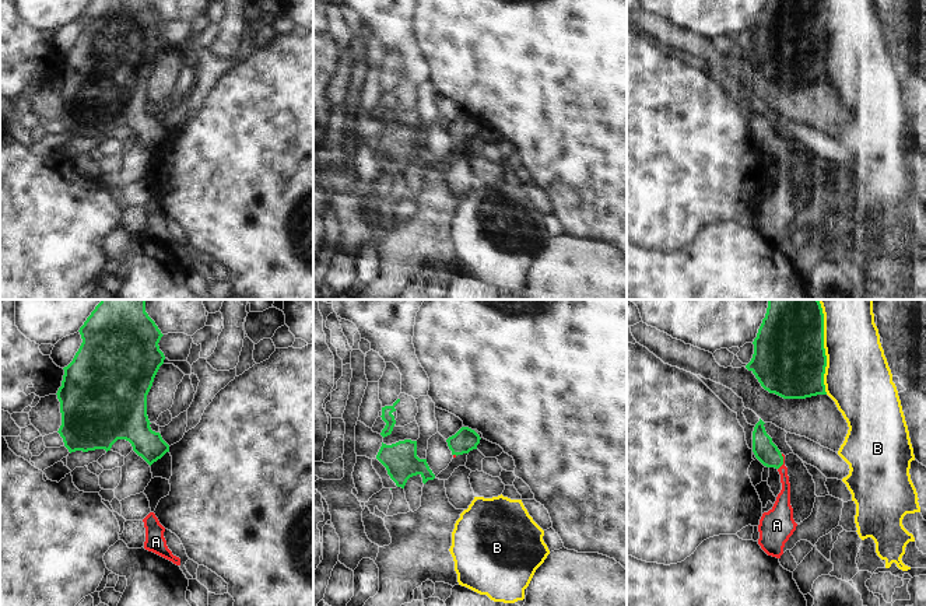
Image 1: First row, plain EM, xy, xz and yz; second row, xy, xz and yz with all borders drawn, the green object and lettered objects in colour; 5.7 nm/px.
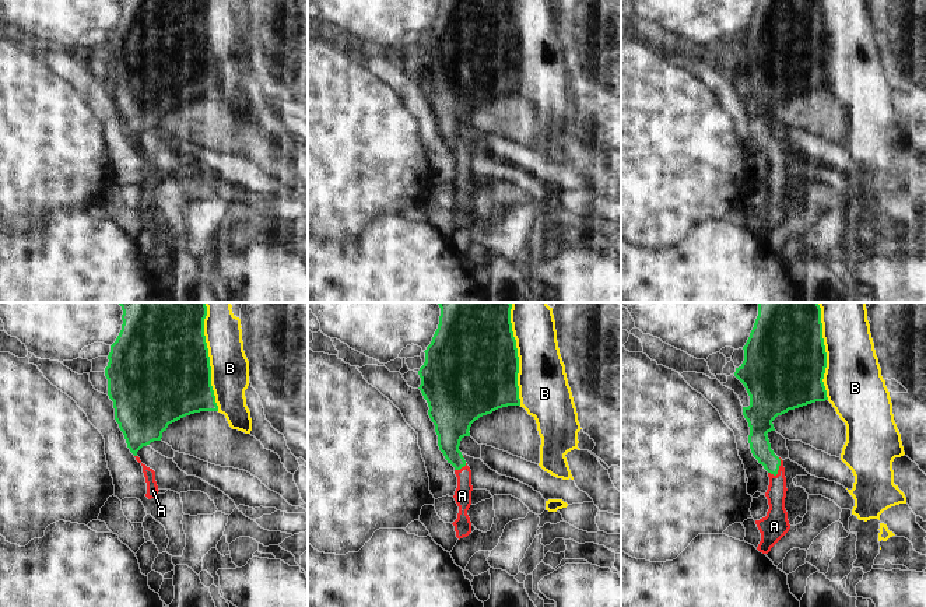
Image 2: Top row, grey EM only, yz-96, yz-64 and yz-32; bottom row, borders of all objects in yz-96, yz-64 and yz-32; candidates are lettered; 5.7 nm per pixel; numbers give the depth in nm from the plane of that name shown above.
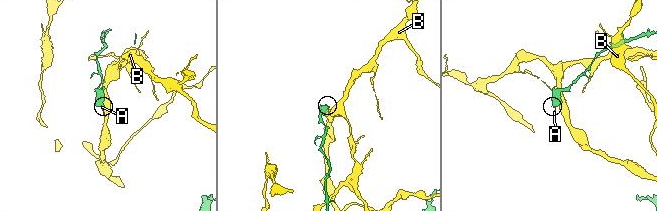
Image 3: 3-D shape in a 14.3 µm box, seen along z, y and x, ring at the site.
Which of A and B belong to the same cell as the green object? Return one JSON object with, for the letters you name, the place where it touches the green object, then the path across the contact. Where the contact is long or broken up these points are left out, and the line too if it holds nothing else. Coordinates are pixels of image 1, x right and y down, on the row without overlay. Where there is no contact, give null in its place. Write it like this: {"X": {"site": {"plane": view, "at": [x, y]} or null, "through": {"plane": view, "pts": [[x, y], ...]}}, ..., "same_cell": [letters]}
{"A": {"site": {"plane": "yz", "at": [782, 149]}, "through": {"plane": "yz", "pts": [[765, 137], [782, 149], [785, 167], [782, 192]]}}, "same_cell": ["A"]}

